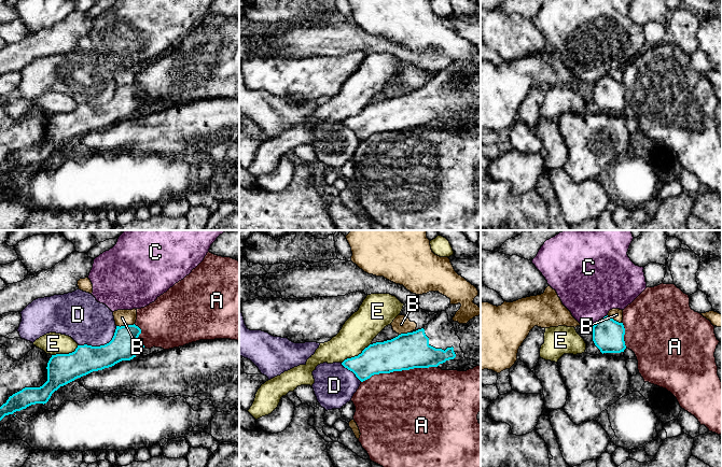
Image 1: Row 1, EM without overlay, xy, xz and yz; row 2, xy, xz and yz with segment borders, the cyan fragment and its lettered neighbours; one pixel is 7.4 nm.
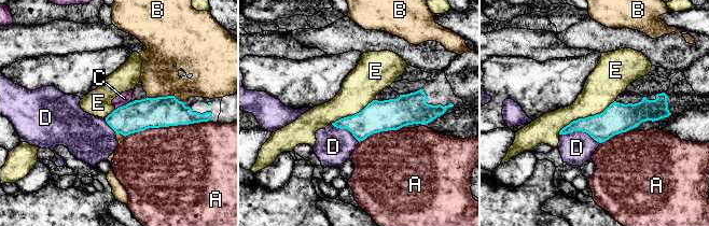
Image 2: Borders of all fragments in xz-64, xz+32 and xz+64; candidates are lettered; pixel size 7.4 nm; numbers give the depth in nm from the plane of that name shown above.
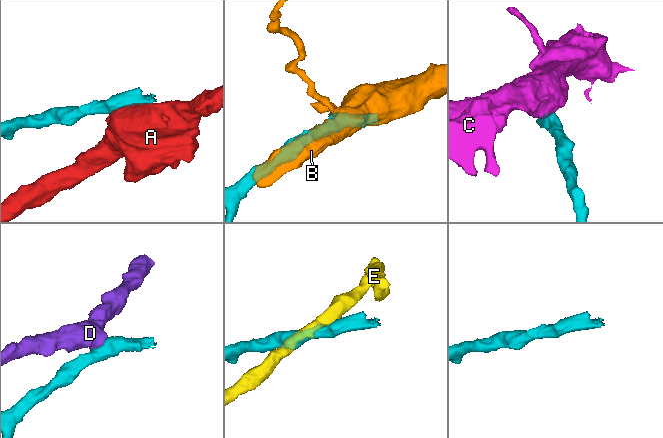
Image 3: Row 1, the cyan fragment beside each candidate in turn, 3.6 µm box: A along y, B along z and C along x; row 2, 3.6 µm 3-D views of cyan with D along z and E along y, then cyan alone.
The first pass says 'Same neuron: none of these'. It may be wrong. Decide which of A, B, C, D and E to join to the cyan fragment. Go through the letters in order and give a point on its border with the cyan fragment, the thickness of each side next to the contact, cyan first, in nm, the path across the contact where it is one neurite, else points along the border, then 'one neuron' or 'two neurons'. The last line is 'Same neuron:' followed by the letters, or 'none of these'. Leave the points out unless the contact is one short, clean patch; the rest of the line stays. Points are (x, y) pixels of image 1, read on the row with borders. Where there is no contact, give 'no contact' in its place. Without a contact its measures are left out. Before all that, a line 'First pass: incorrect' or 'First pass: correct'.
First pass: correct
A: meets cyan in xz at (399, 370); 280 nm thick on the cyan side, 500 nm on the other; two neurons
B: meets cyan in xy at (126, 325); 220 nm thick on the cyan side, 120 nm on the other; two neurons
C: meets cyan in yz at (599, 320); 240 nm thick on the cyan side, 440 nm on the other; border along yz (607, 314), (592, 326); two neurons
D: meets cyan in xy at (101, 345); 220 nm thick on the cyan side, 340 nm on the other; two neurons
E: meets cyan in xz at (356, 356); 240 nm thick on the cyan side, 240 nm on the other; two neurons
Same neuron: none of these

